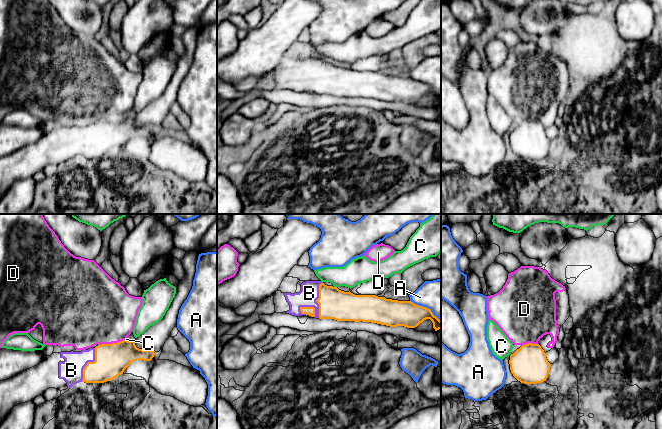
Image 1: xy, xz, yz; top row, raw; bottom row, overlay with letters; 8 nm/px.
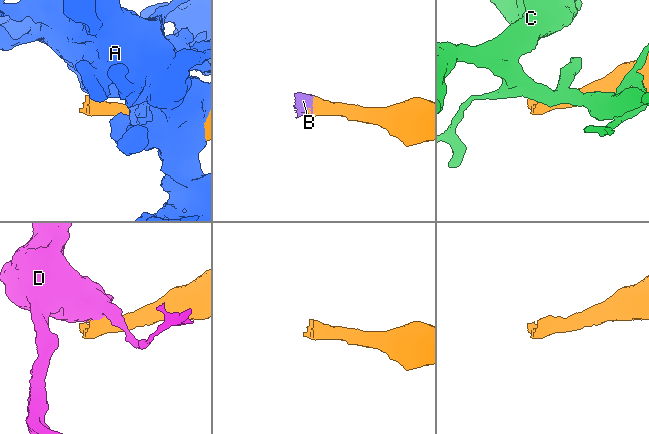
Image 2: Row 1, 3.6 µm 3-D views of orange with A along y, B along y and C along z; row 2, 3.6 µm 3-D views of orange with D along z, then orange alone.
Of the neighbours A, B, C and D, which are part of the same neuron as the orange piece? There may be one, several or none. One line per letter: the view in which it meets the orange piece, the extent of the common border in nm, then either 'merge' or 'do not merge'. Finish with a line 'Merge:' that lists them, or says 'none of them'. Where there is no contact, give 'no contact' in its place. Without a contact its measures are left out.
A: xz | 300 nm | do not merge
B: xy | 300 nm | merge
C: xz | 30 nm | do not merge
D: xy | 220 nm | do not merge
Merge: B

